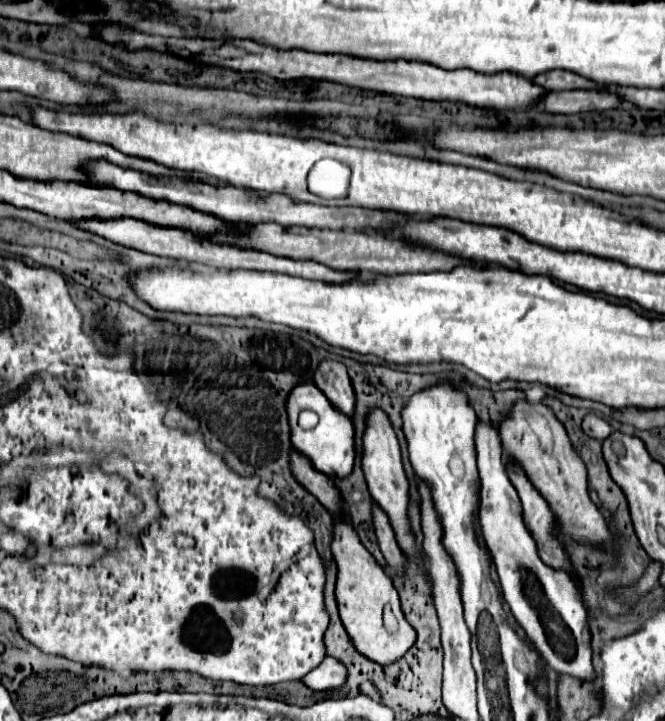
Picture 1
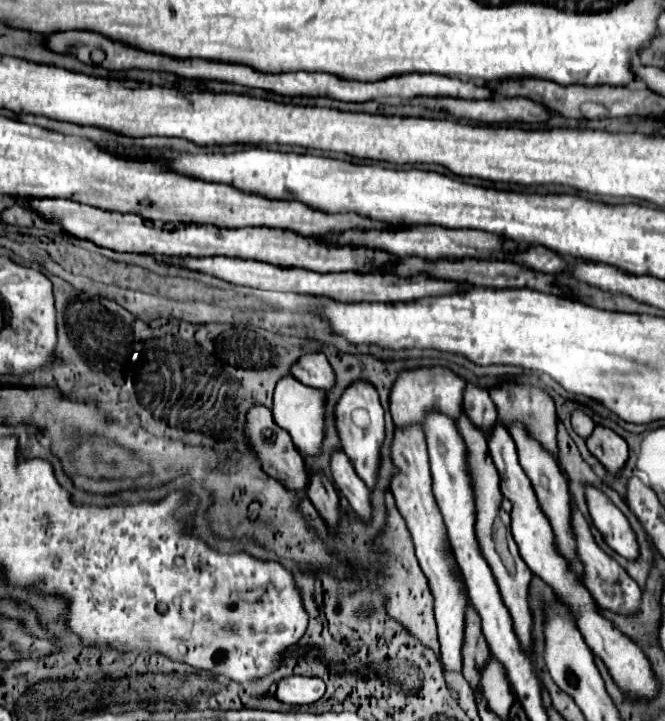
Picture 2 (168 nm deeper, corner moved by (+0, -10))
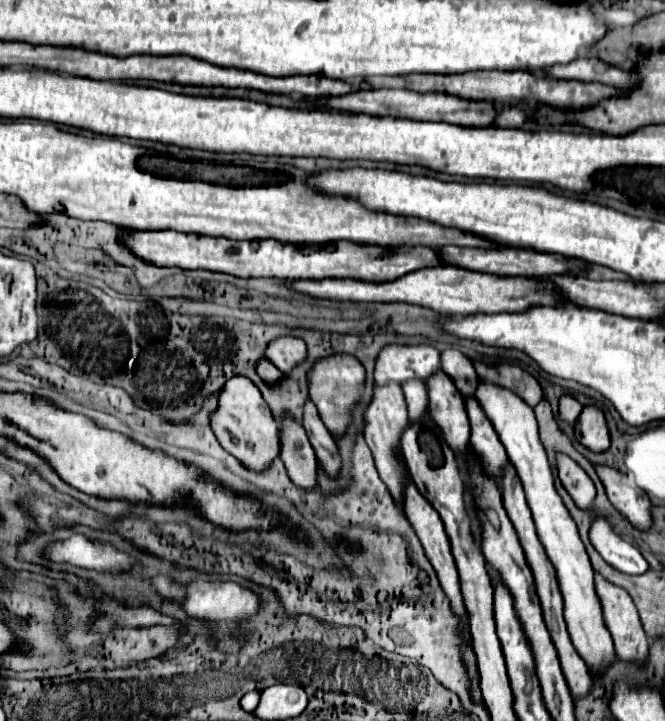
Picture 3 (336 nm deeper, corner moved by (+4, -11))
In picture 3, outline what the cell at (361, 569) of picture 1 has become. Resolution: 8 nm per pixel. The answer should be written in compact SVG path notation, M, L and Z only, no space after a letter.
M284 420L280 432L282 452L280 458L288 470L290 480L302 490L318 488L318 460L314 448L308 442L308 436L300 424L294 420Z

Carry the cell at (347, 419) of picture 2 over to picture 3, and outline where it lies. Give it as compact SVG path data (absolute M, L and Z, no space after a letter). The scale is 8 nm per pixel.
M336 354L330 358L322 358L316 368L308 374L308 380L310 400L316 404L324 426L328 428L328 432L332 432L334 438L342 436L352 424L352 408L362 400L362 390L366 382L364 366L350 354Z

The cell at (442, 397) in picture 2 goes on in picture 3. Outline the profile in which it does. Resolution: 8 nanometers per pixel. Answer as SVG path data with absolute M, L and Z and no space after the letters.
M386 346L378 360L374 378L378 386L386 382L404 384L408 380L430 380L440 370L440 352L430 346Z

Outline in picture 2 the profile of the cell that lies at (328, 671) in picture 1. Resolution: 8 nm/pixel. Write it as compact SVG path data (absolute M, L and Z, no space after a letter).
M292 675L278 681L274 697L286 705L306 705L306 703L316 703L322 695L324 695L322 679Z

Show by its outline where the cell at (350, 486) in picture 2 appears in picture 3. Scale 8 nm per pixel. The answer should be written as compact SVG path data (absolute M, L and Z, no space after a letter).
M312 402L304 404L304 430L310 438L310 444L318 456L318 462L322 466L322 470L330 476L336 478L340 468L342 468L342 458L338 452L338 444L332 438L332 434L326 430L326 426L322 424L318 410Z

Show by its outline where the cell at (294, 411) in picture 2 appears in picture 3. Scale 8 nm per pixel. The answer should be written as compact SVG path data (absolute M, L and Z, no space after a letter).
M260 360L258 362L258 374L260 378L268 384L268 386L276 386L278 382L282 382L284 374L270 362L270 360Z

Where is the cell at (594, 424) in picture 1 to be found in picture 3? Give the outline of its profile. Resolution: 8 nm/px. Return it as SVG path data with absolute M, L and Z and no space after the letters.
M562 396L560 398L560 420L574 426L580 412L582 412L582 404L576 398L572 398L572 396Z

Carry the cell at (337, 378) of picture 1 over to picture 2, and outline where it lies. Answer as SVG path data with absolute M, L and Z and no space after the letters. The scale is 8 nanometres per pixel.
M324 353L302 355L292 367L290 373L304 385L328 391L334 387L334 371Z

